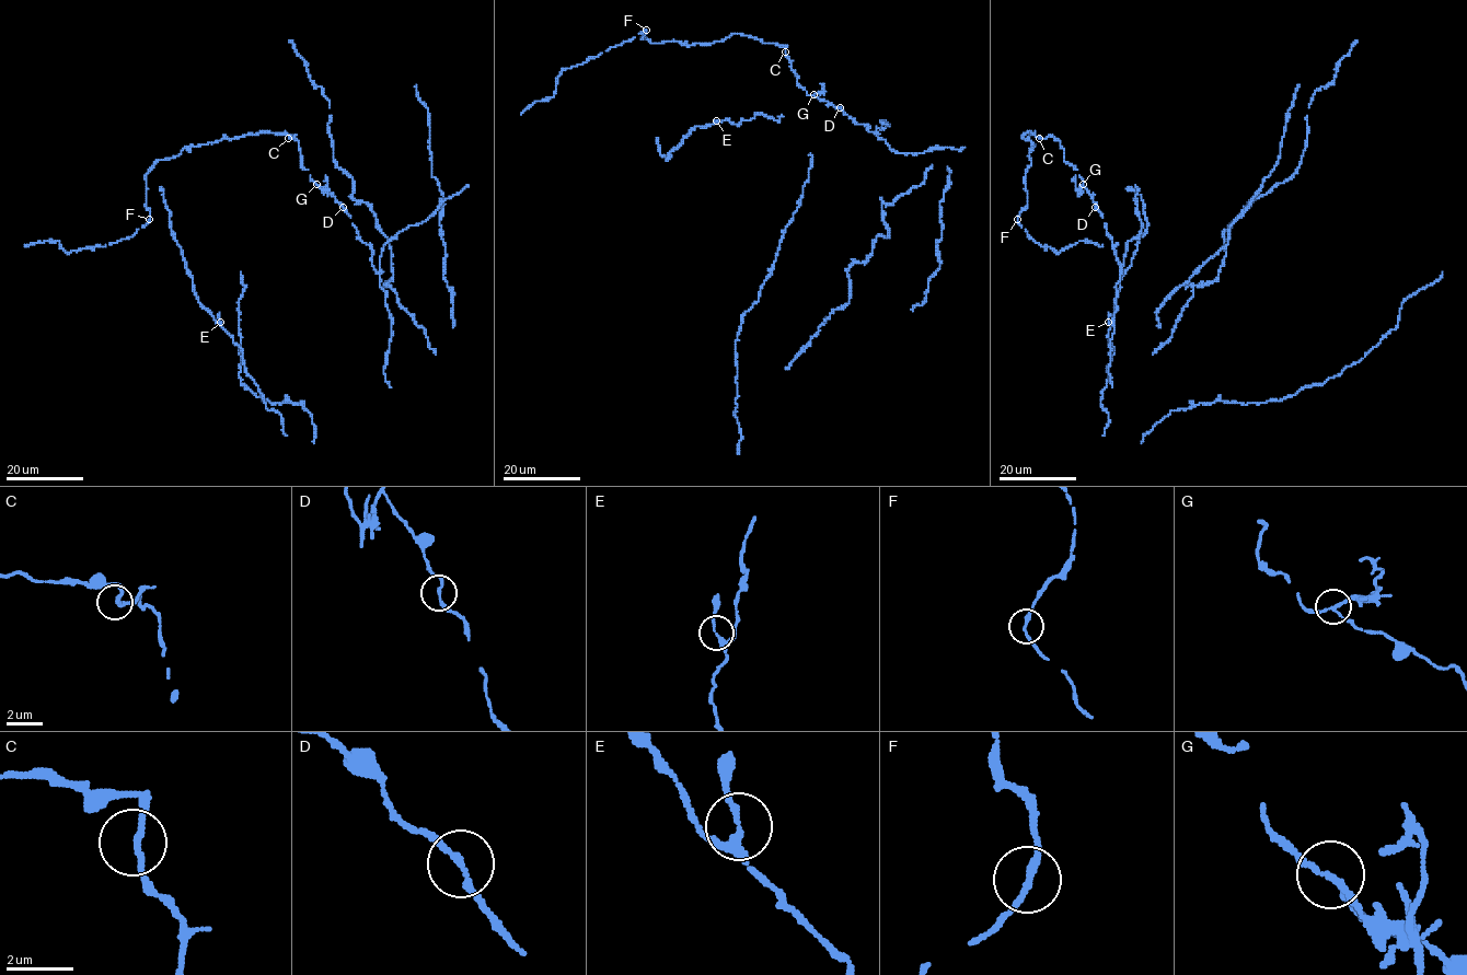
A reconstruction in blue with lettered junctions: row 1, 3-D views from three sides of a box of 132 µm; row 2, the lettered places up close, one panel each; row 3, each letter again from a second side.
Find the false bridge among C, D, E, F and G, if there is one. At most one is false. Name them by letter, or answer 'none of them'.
G

